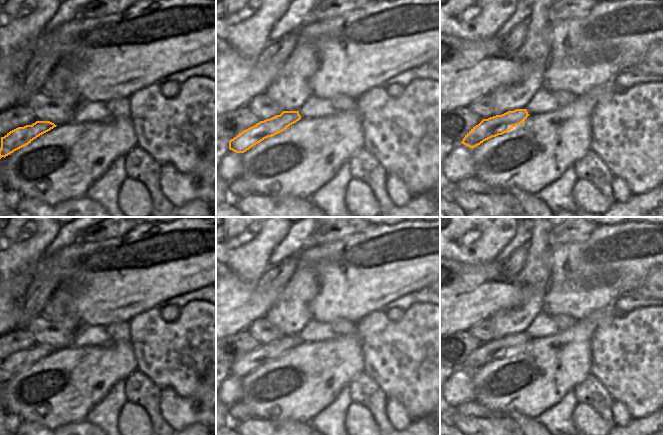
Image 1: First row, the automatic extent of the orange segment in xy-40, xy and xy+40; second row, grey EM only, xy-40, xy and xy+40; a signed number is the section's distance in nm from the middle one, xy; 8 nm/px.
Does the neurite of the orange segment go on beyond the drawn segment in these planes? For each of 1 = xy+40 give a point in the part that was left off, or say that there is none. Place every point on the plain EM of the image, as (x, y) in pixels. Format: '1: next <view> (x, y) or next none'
1: next none

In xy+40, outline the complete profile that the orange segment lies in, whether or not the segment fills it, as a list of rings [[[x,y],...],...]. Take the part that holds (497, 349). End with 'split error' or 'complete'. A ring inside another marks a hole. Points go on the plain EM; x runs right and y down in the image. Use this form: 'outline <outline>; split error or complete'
outline [[[516,333],[502,339],[483,343],[465,359],[461,367],[473,373],[484,365],[502,359],[516,349],[520,349],[528,340],[526,333]]]; complete

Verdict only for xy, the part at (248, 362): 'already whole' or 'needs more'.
already whole

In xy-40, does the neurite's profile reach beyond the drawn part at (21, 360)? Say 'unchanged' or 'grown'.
unchanged

